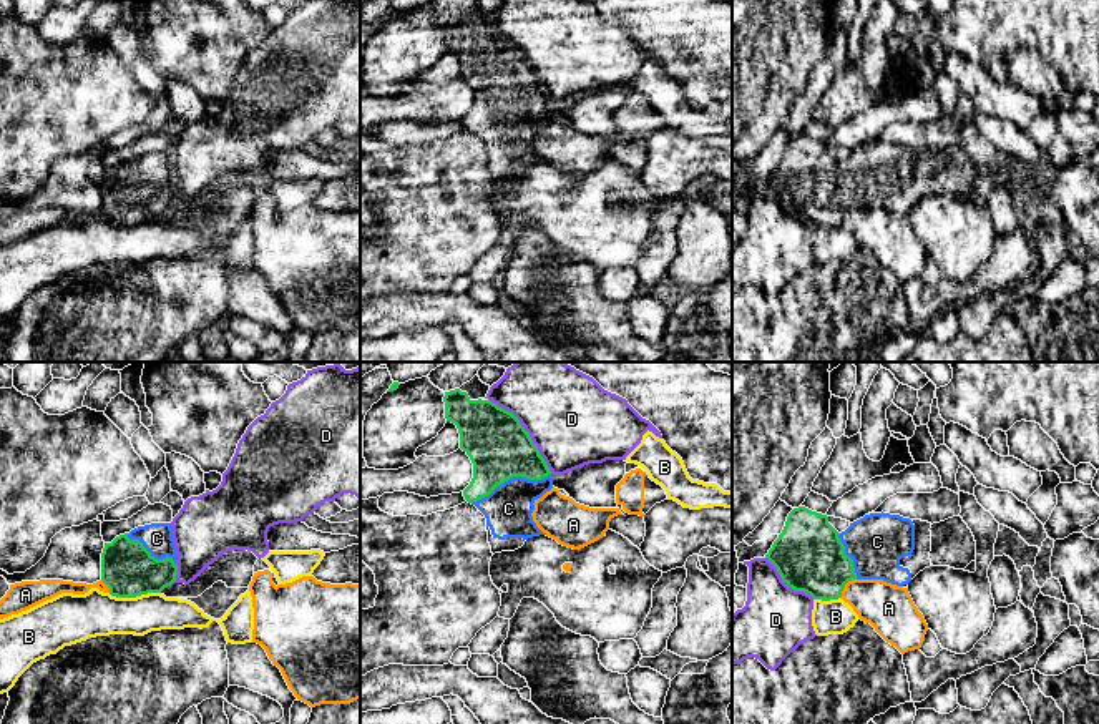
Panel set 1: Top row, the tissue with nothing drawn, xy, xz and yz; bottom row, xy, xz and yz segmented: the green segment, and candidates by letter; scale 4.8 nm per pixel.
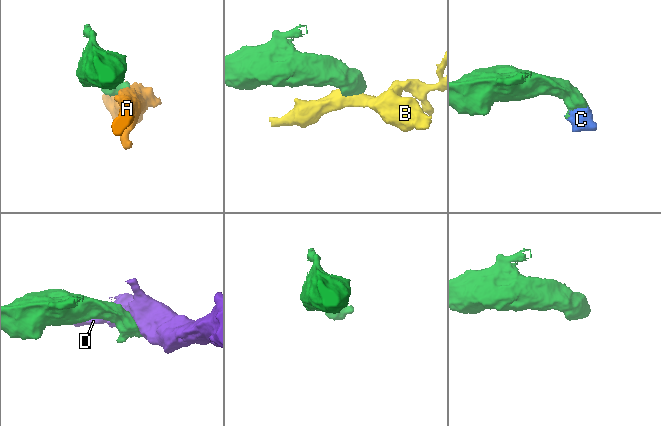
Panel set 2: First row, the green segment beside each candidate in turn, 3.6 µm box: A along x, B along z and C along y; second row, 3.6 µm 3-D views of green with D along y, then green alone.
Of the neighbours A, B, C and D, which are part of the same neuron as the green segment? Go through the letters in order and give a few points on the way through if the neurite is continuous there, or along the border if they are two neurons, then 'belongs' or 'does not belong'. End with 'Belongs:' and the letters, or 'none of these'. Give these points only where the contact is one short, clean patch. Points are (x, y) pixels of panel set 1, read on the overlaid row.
A: border yz (855, 578), (845, 585), (840, 596); does not belong
B: border xy (160, 591), (135, 596), (112, 596), (108, 593); does not belong
C: way xz (498, 445), (510, 477), (508, 508); belongs
D: does not belong
Belongs: C

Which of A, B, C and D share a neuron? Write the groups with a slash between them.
A / B / C / D

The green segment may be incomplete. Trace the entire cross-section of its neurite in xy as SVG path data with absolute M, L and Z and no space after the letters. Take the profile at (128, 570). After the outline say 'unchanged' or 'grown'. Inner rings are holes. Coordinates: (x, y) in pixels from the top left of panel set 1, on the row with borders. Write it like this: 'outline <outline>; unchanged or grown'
outline M151 523L105 543L101 581L116 598L161 593L176 581L178 553L171 523Z; grown

